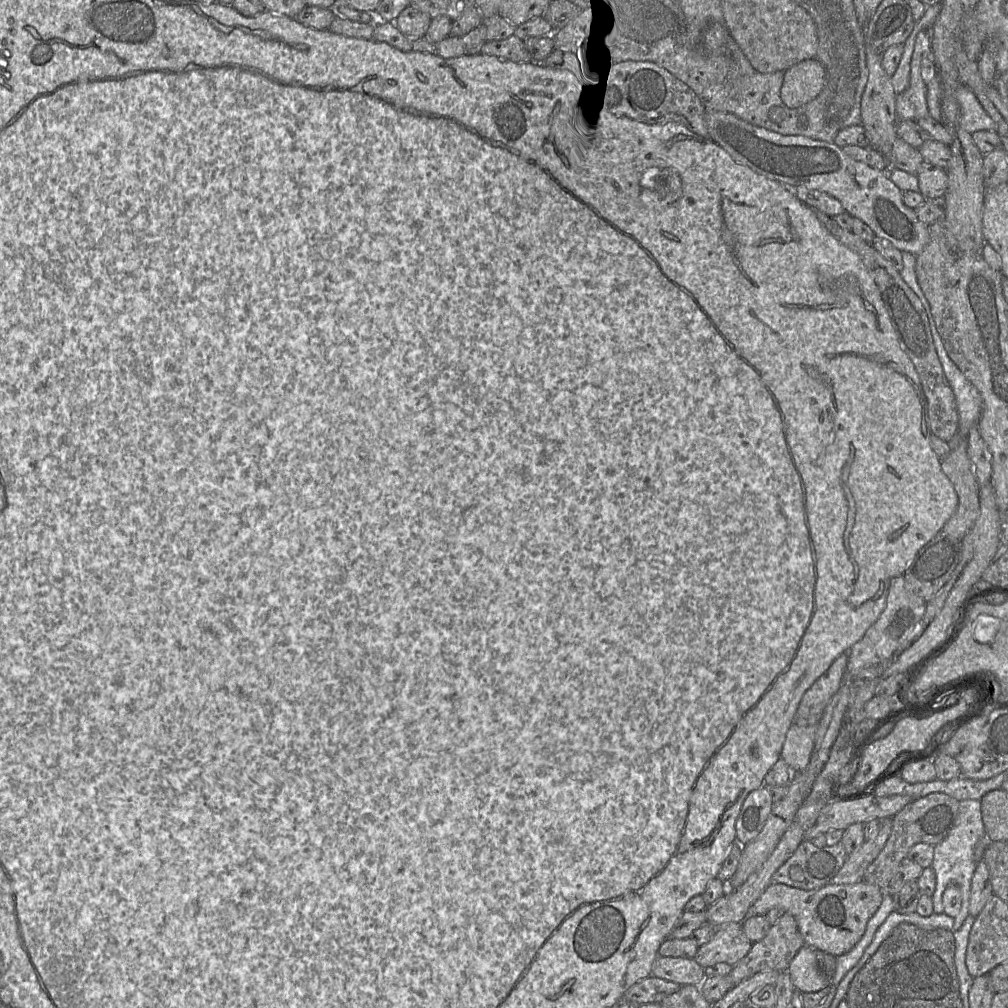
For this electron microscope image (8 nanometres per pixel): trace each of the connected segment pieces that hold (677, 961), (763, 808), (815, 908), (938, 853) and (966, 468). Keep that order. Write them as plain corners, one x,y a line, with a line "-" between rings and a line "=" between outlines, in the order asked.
657,957
651,974
680,985
695,986
699,986
706,977
704,968
694,958
683,957
=
764,786
747,795
735,823
738,843
744,846
758,835
770,814
772,803
772,798
=
862,880
854,884
828,884
814,890
802,890
786,884
771,883
751,907
750,914
766,915
773,908
779,908
790,913
795,918
798,929
805,944
815,950
834,956
849,952
863,937
868,921
880,907
884,891
877,885
867,884
=
962,800
959,802
955,826
940,843
934,846
934,857
931,865
936,875
936,888
932,895
934,913
944,913
942,897
949,884
955,884
961,892
961,910
955,917
953,931
959,930
969,915
972,878
976,869
974,850
976,844
984,837
985,827
981,814
981,800
=
953,437
948,442
950,453
941,461
941,469
953,484
959,498
958,508
954,515
942,528
942,532
950,539
961,540
971,530
980,514
979,484
975,478
972,463
967,454
967,438

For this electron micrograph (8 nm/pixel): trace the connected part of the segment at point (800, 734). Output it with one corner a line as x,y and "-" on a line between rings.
792,723
780,753
780,758
792,772
801,772
809,762
814,748
817,724
799,726

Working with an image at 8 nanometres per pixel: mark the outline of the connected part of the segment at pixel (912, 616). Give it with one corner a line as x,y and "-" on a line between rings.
903,575
892,578
884,610
863,637
848,651
846,672
855,677
863,668
888,660
912,639
922,621
925,609
926,601
906,588

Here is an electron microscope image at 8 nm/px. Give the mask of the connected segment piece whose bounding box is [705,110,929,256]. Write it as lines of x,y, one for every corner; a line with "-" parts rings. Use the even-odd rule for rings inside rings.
706,110
705,122
708,138
728,152
735,162
791,189
804,186
827,193
839,200
852,217
862,220
876,236
888,240
901,252
917,256
927,244
929,225
919,221
914,209
904,204
902,191
886,171
851,158
833,142
802,135
782,135
731,113

